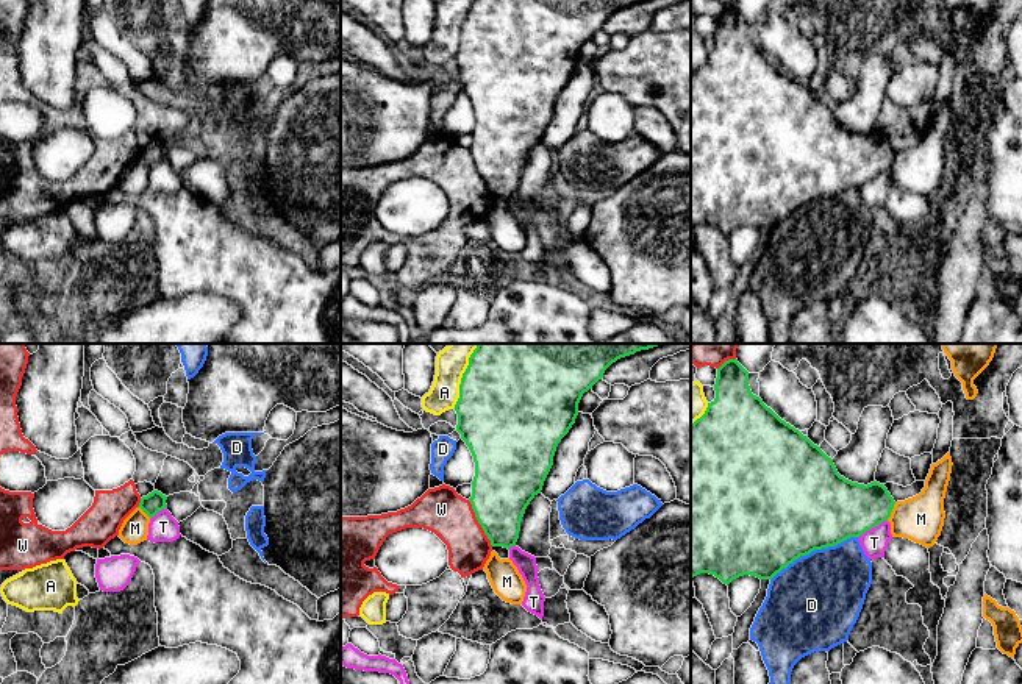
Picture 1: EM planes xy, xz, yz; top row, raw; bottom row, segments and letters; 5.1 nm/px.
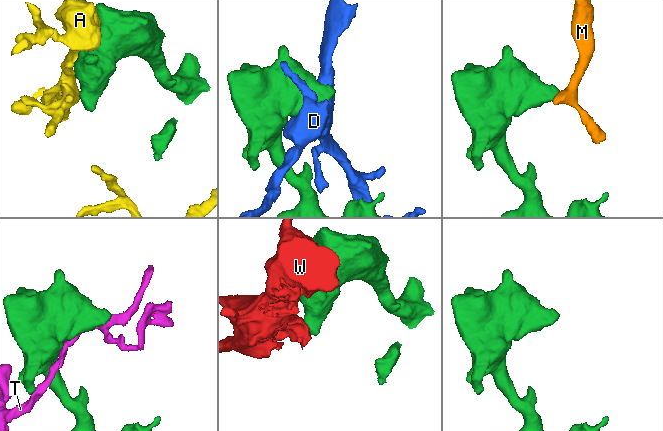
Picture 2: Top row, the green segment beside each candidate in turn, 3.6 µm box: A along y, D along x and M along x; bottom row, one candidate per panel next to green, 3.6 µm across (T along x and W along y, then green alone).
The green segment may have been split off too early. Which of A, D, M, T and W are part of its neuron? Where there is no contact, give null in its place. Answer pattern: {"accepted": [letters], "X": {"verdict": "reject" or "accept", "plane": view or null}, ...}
{"accepted": [], "A": {"verdict": "reject", "plane": "xz"}, "D": {"verdict": "reject", "plane": "yz"}, "M": {"verdict": "reject", "plane": "yz"}, "T": {"verdict": "reject", "plane": "yz"}, "W": {"verdict": "reject", "plane": "xz"}}

